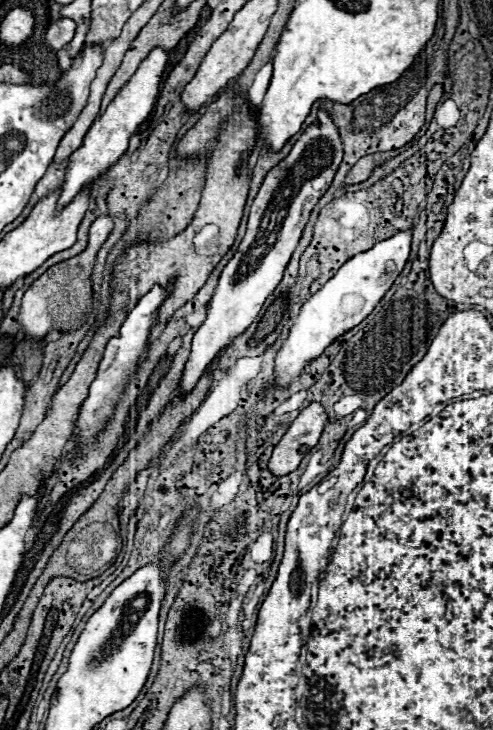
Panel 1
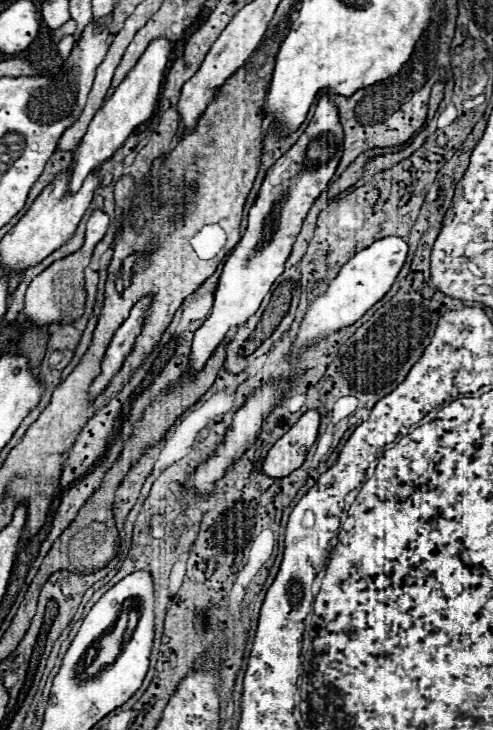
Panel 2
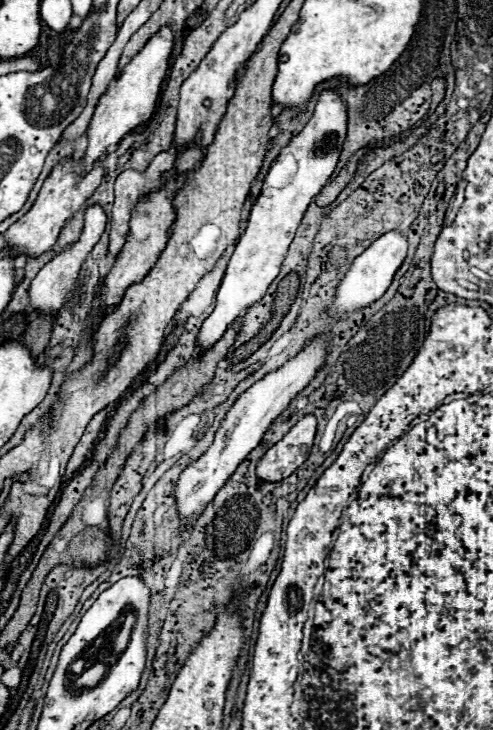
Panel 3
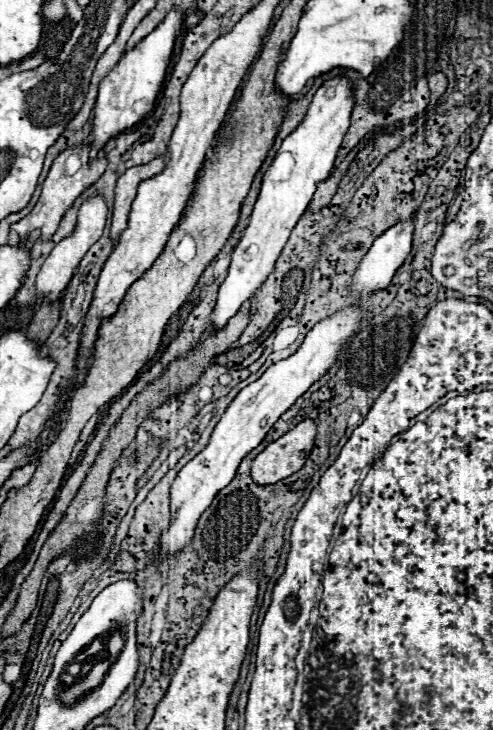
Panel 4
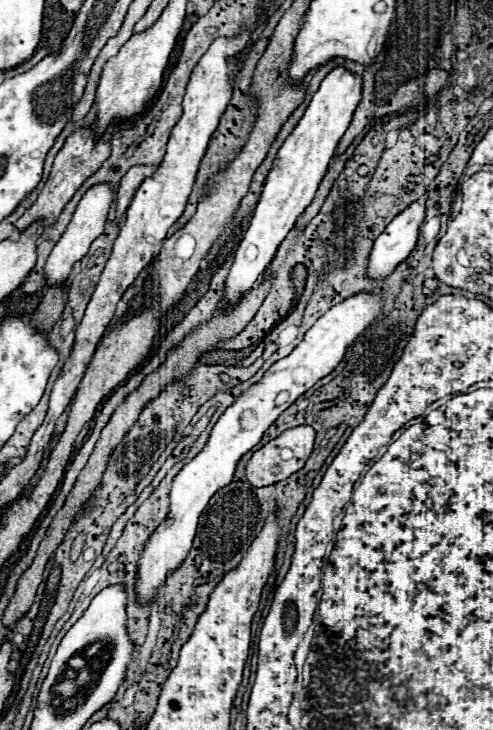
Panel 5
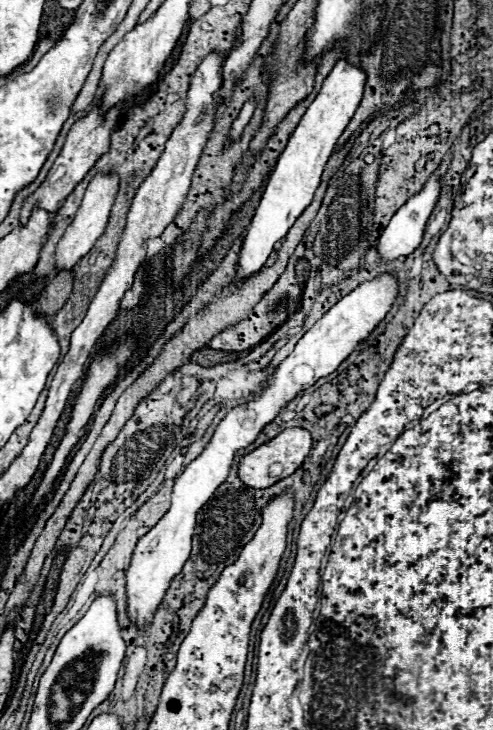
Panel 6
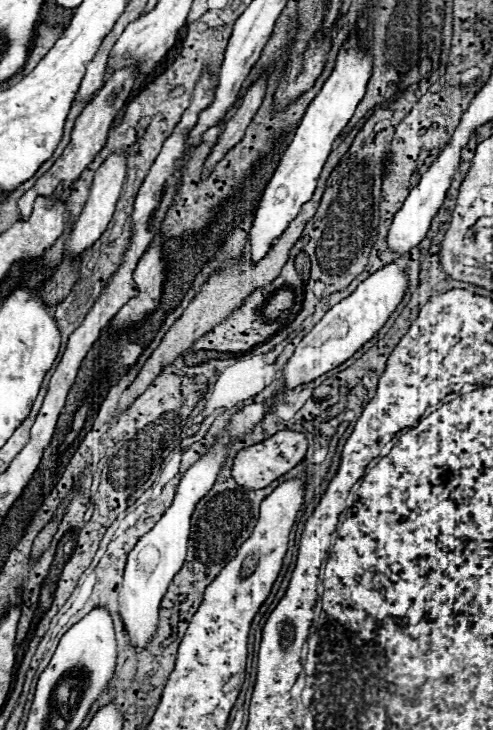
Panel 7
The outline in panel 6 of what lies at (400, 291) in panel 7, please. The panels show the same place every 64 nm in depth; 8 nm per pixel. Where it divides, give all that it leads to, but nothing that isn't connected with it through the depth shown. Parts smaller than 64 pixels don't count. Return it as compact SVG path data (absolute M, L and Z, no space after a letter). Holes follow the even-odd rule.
M382 272L376 278L360 284L348 296L344 296L338 304L334 304L296 344L294 352L276 368L268 386L262 390L258 400L240 404L232 408L226 418L218 424L210 444L204 452L192 460L186 470L176 478L172 490L172 506L162 516L162 520L144 534L132 554L130 568L126 570L126 612L128 618L136 624L136 628L146 630L154 618L158 604L162 602L172 578L182 570L190 556L192 534L196 526L196 512L204 506L204 502L212 496L212 492L226 480L230 464L234 460L236 450L246 448L256 440L260 430L272 422L280 410L308 386L316 384L316 380L332 374L360 344L366 340L370 332L386 318L392 304L396 302L400 292L400 282L394 274Z

